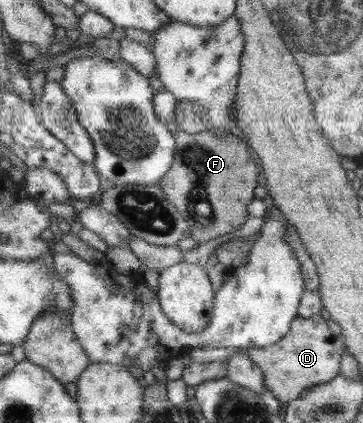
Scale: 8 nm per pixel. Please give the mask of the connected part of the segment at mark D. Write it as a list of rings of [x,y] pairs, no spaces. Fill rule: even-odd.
[[[298,315],[290,332],[281,341],[264,348],[251,348],[247,354],[264,370],[265,385],[275,399],[289,403],[301,398],[307,390],[335,379],[341,373],[346,350],[345,336],[342,332],[333,333],[321,315],[310,318]]]

